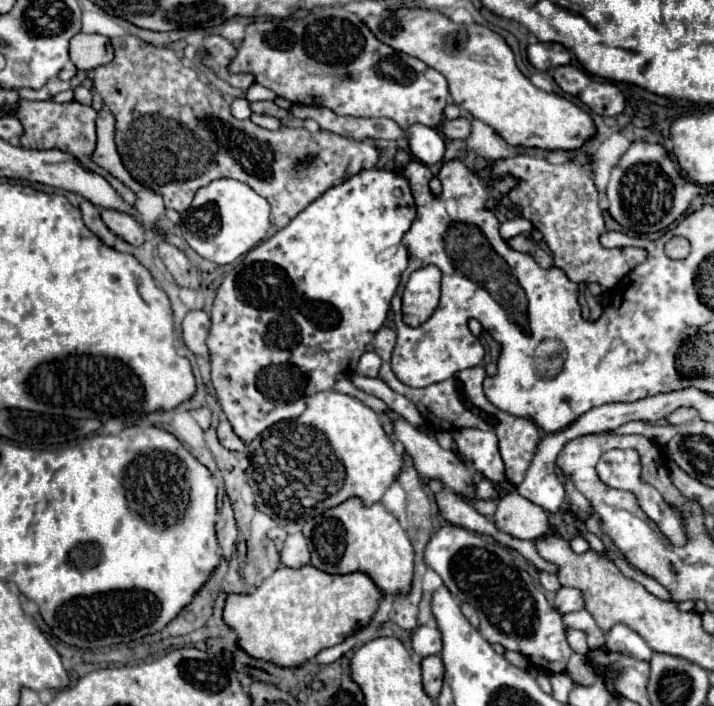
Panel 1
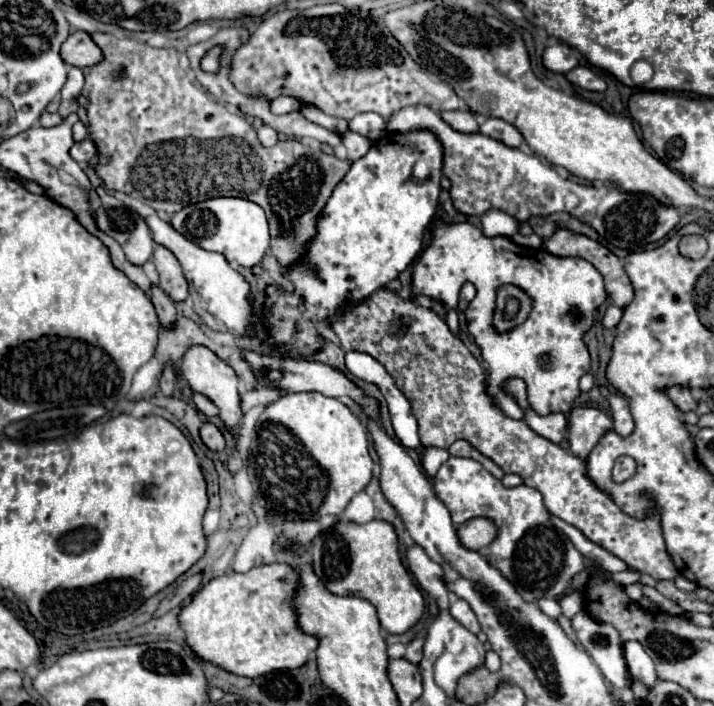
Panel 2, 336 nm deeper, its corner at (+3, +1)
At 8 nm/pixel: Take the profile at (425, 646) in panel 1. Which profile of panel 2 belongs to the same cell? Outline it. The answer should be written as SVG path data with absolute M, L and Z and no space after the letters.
M414 638L408 646L406 646L406 660L412 662L412 664L418 664L422 660L422 646L424 646L424 640L422 638Z

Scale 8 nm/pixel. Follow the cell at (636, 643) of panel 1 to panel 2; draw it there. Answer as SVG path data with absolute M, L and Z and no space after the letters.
M636 640L624 642L624 658L628 664L630 676L634 680L646 684L648 688L654 686L654 682L658 680L658 676L654 672L654 662L652 662L652 658L648 658L648 654L640 646L640 642L636 642Z

